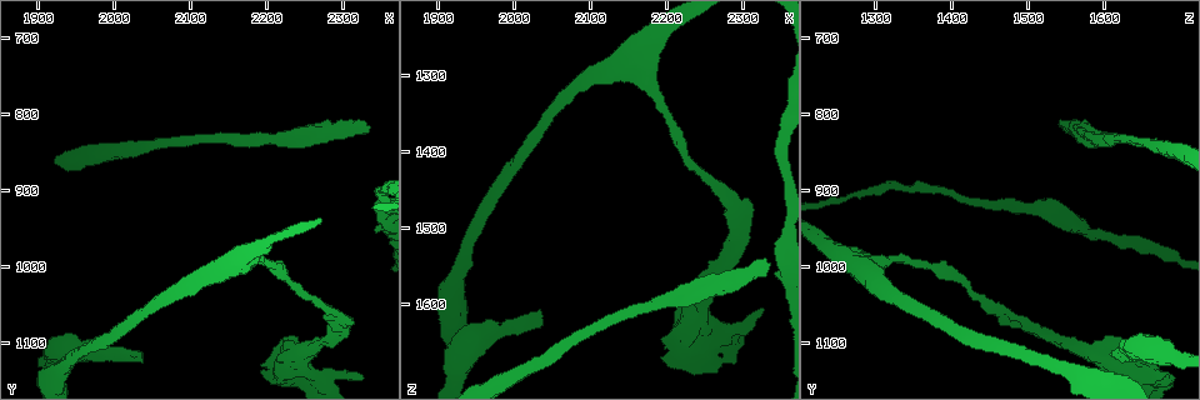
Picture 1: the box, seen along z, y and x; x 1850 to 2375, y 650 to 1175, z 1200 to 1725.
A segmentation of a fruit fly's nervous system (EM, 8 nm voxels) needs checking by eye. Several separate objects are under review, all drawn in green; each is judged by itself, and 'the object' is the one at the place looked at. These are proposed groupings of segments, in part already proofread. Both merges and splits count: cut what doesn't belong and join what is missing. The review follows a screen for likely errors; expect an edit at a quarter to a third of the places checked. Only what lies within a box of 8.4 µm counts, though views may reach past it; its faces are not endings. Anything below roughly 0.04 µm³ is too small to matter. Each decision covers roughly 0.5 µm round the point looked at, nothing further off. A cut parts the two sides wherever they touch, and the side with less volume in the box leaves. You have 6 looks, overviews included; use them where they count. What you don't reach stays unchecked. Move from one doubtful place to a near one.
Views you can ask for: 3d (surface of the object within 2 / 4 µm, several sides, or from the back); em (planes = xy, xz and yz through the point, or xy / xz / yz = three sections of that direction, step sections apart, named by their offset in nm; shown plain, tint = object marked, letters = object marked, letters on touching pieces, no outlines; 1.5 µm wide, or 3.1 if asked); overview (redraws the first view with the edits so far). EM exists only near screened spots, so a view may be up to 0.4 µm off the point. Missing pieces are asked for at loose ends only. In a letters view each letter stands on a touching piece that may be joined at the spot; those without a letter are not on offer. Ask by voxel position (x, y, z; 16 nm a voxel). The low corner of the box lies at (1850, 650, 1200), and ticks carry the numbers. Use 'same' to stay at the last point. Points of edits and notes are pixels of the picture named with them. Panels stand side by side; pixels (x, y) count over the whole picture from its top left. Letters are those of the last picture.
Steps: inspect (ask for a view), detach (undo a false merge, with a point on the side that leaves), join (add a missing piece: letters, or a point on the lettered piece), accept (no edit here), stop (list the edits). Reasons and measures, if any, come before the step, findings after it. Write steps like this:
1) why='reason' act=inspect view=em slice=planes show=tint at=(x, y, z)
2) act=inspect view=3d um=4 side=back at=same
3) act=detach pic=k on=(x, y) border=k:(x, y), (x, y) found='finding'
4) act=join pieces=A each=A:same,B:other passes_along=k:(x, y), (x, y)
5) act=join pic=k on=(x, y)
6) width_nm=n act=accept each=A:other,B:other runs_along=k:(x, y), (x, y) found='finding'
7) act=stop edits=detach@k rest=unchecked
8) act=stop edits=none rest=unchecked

why='an open end' act=inspect view=em slice=xy step=4 show=letters at=(2335, 810, 1540)

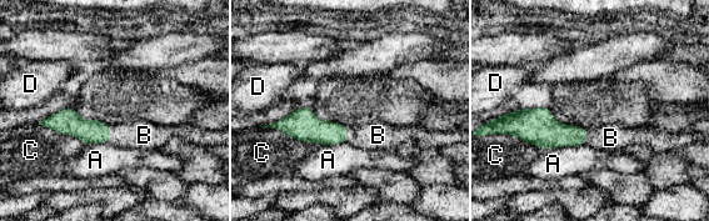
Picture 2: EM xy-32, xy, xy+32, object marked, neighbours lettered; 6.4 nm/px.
why='another direction' act=inspect view=em slice=planes show=letters at=same

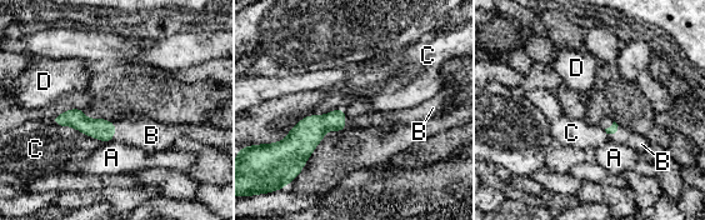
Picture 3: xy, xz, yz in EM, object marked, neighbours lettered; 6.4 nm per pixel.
act=join pieces=B each=A:other,B:same,C:other,D:other passes_along=3:(101, 129), (115, 130), (151, 135) found='the cell continues'

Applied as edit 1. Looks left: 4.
act=inspect view=overview

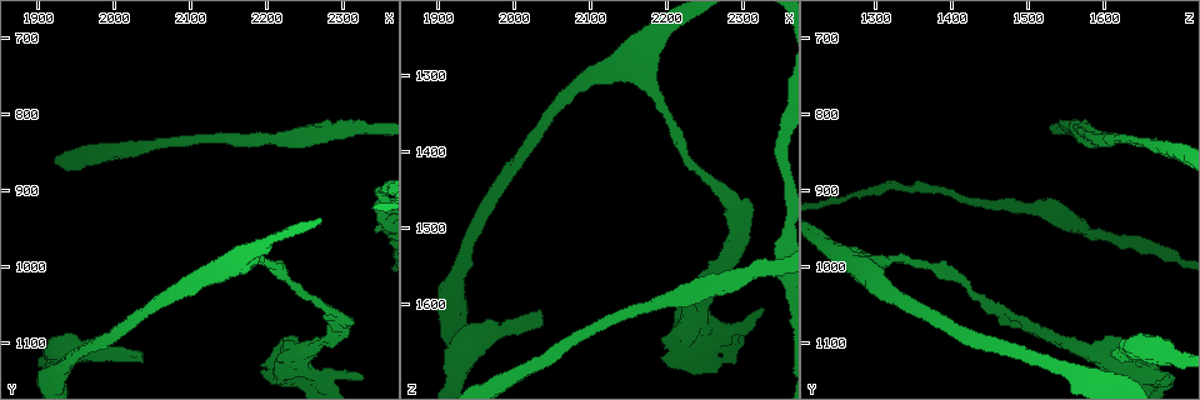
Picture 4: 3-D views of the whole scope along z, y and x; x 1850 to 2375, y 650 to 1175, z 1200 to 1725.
why='branch stops here' act=inspect view=em slice=planes show=letters at=(2310, 1070, 1460)

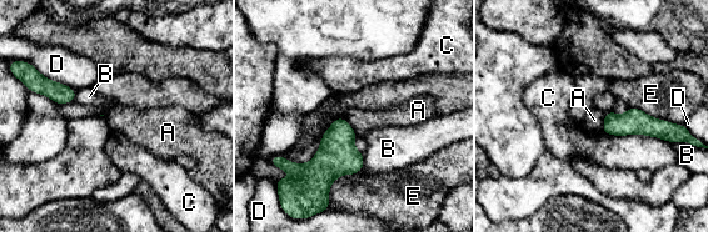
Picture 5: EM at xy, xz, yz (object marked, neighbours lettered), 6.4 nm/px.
act=accept each=A:other,B:other,C:other,D:other,E:other border=5:(604, 112), (604, 124), (601, 132) found='no lettered piece goes on from it'

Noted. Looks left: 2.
why='an open end' act=inspect view=3d um=4 side=back at=(2030, 1110, 1610)

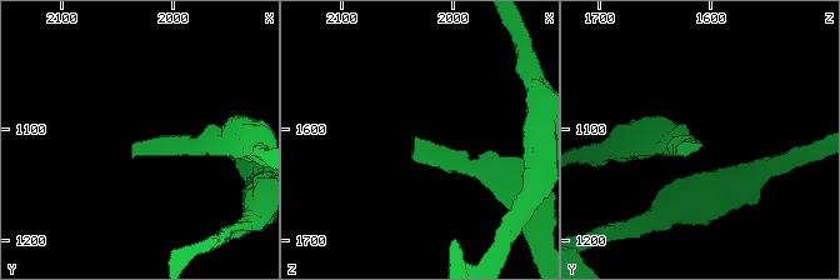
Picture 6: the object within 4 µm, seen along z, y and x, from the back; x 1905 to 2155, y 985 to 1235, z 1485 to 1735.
why='need the tissue' act=inspect view=em slice=planes show=letters at=(2032, 1114, 1608)

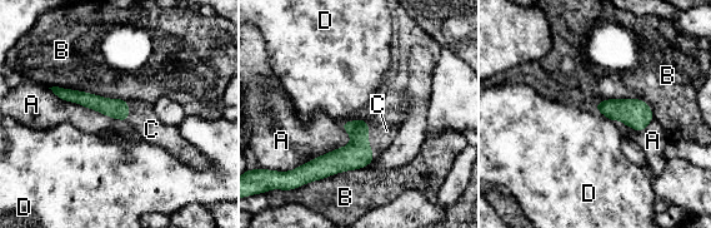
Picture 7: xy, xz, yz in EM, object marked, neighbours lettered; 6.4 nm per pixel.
width_nm=130 act=join pieces=C each=A:other,B:other,C:same,D:other found='it goes on there'

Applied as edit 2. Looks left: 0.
act=stop edits=join@3,join@7 rest=unchecked

